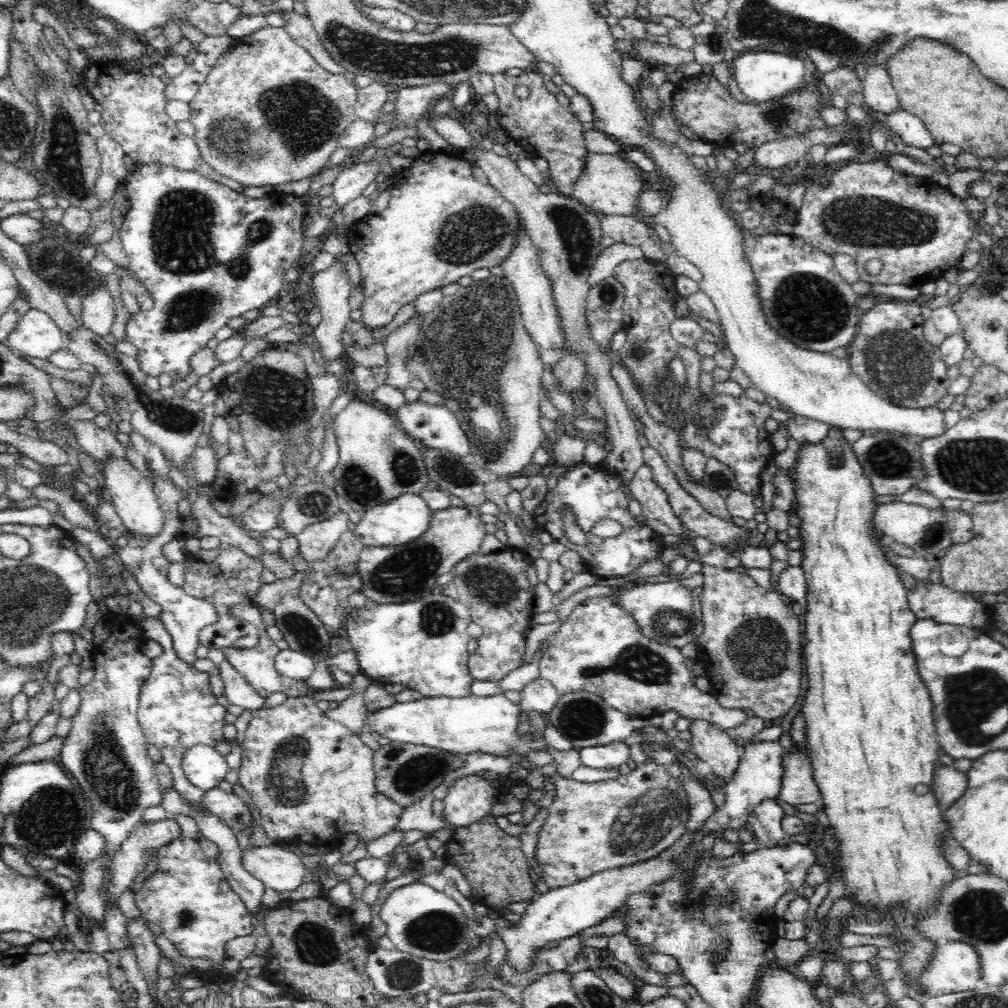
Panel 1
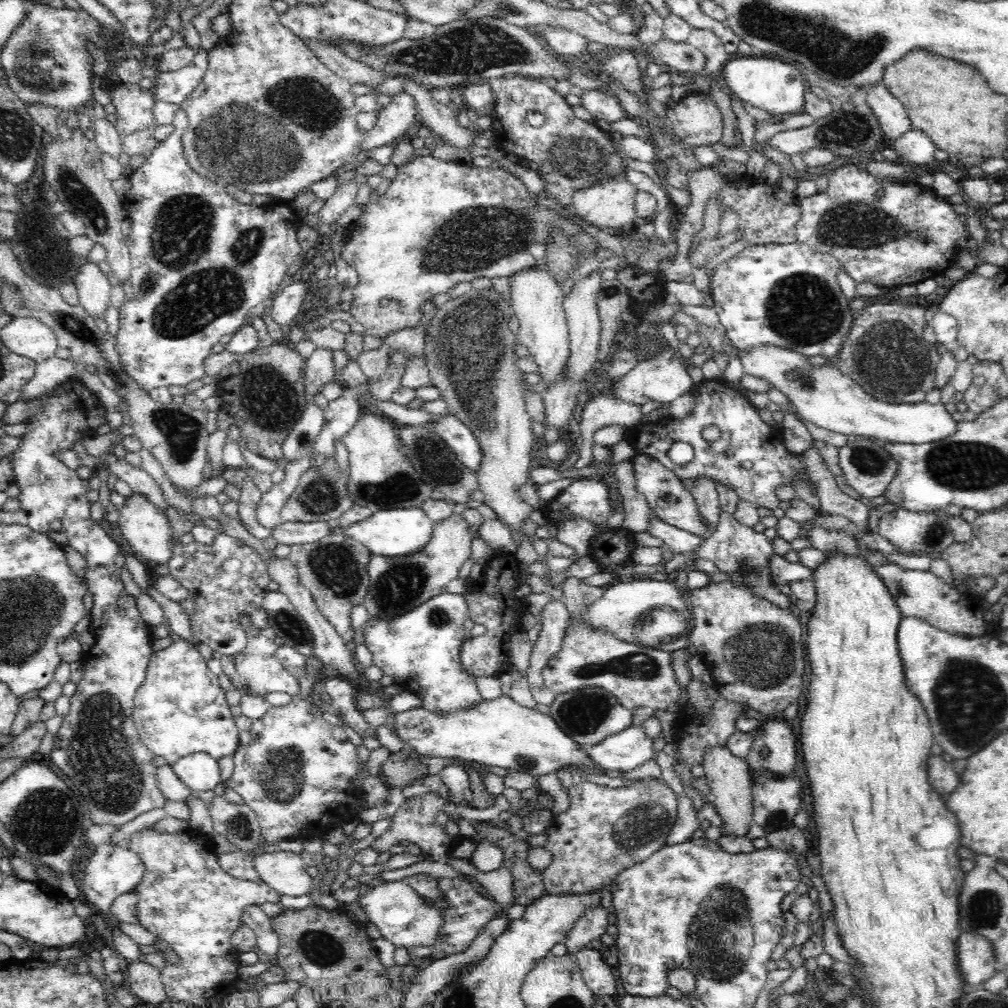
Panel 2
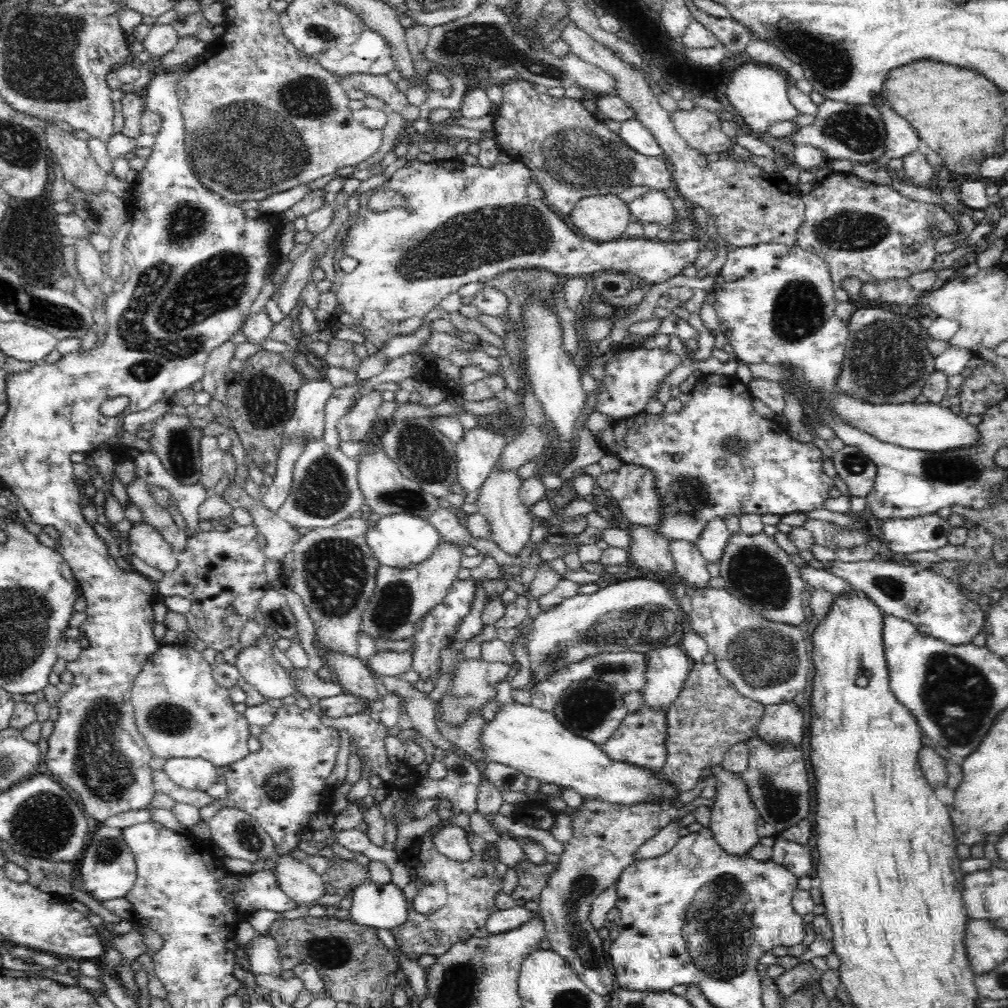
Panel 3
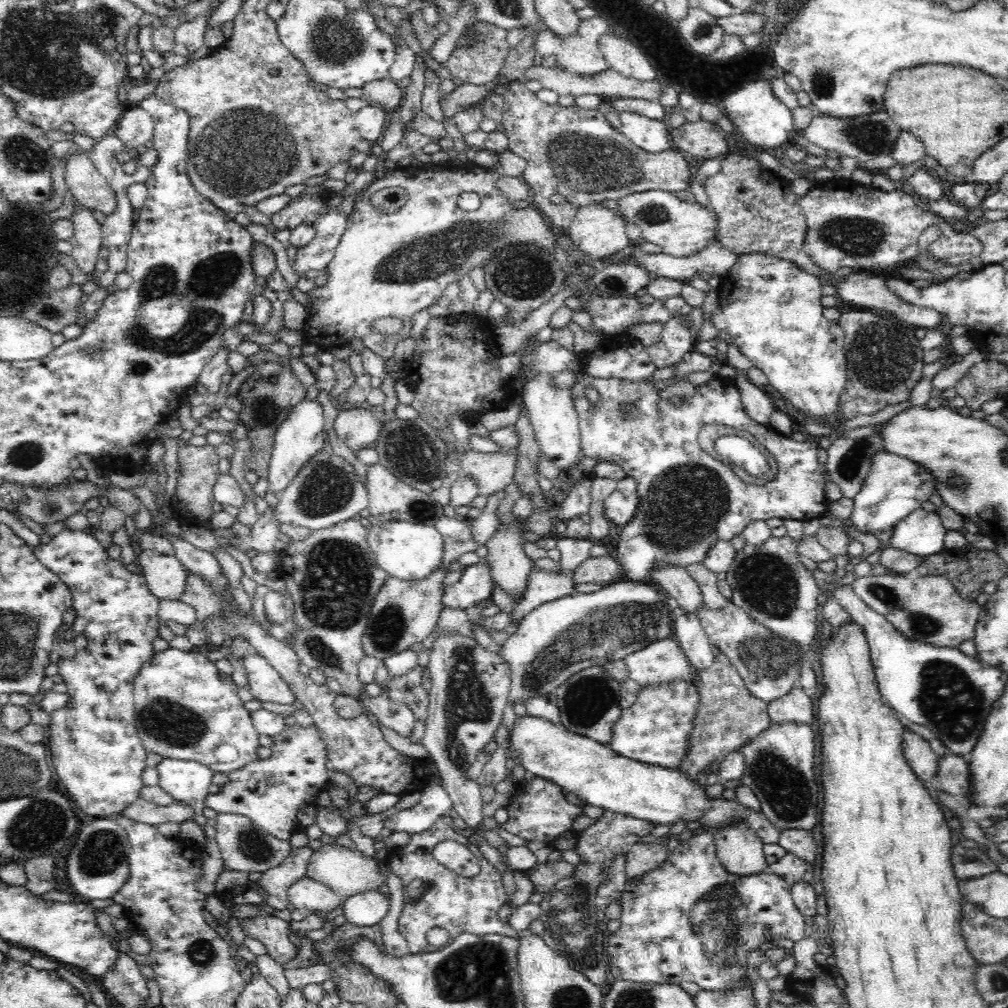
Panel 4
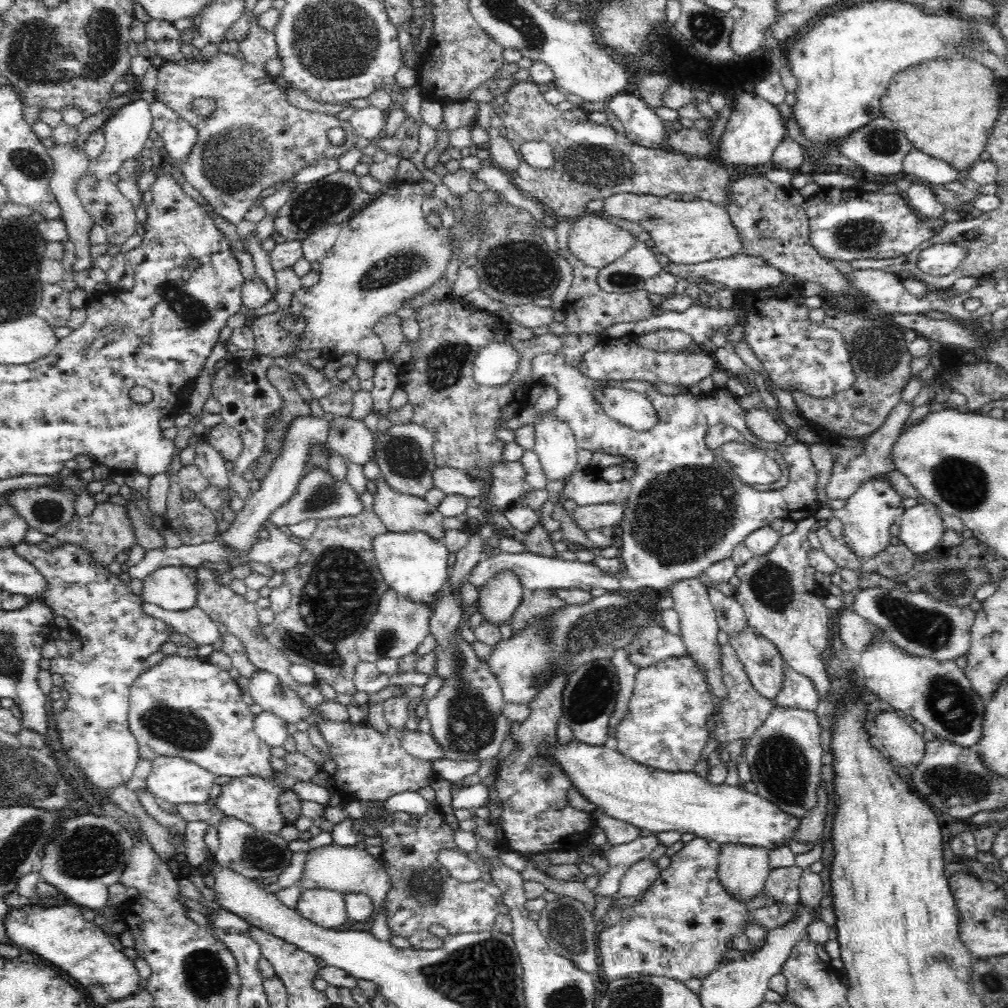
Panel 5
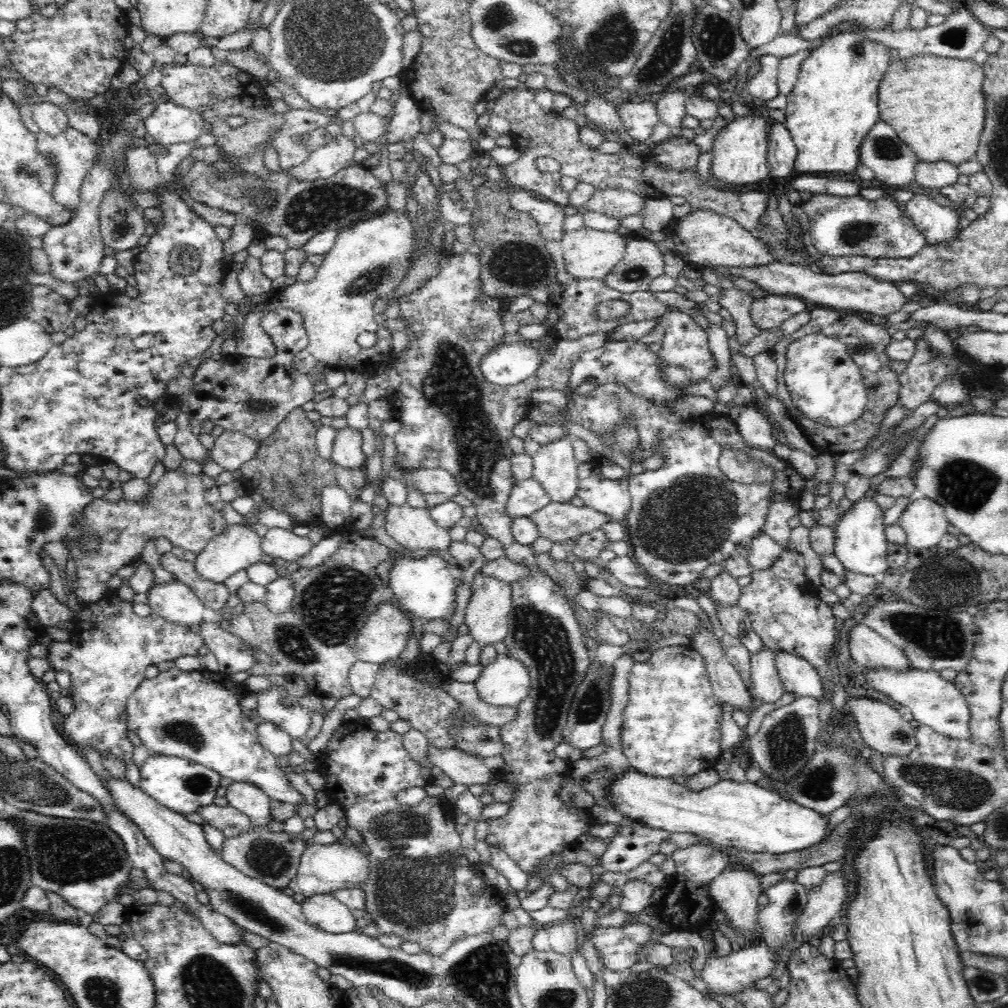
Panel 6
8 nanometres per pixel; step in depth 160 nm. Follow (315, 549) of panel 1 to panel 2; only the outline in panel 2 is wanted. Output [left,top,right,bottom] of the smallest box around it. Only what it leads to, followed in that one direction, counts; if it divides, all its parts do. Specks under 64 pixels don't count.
[271,522,334,546]

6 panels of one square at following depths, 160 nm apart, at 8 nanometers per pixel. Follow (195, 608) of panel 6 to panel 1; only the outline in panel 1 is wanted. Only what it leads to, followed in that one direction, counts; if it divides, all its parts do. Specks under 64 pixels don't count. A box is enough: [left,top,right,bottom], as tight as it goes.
[99,458,165,537]

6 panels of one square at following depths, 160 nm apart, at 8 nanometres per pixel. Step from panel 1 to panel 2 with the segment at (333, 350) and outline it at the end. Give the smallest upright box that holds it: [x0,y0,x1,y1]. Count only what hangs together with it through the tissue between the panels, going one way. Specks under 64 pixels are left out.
[303,347,337,404]

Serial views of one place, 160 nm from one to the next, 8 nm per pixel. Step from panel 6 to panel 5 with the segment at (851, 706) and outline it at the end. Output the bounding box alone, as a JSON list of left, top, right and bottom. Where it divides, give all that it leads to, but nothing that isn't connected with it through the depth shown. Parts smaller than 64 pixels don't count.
[870,712,925,768]

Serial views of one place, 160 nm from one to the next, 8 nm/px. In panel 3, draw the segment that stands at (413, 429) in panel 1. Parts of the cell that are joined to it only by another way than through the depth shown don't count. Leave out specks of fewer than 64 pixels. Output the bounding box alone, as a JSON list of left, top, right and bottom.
[455,426,509,492]

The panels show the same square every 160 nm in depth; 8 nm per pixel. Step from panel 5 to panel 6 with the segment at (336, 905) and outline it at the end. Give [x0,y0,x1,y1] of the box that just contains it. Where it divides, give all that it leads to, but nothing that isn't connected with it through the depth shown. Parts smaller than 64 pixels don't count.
[301,893,357,934]

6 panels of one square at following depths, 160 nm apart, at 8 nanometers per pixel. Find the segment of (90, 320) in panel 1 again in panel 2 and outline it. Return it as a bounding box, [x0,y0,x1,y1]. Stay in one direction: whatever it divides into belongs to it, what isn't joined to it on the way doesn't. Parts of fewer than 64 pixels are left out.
[73,261,113,318]

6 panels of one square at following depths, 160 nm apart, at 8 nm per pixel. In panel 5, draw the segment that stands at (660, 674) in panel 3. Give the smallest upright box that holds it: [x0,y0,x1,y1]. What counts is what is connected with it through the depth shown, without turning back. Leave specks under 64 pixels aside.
[625,621,687,669]

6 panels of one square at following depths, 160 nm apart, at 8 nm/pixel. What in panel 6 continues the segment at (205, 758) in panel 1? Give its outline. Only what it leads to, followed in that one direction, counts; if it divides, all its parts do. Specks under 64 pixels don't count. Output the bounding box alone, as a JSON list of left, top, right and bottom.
[139,753,221,815]

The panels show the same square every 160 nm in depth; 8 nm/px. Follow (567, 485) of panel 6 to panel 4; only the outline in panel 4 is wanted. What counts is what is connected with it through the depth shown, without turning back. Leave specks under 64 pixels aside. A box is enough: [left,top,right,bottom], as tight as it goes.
[522,373,581,473]

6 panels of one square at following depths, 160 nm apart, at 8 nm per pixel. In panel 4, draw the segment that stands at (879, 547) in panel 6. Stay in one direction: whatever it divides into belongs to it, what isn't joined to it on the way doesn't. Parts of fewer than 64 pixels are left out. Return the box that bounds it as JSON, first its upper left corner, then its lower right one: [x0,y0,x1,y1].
[850,449,936,534]

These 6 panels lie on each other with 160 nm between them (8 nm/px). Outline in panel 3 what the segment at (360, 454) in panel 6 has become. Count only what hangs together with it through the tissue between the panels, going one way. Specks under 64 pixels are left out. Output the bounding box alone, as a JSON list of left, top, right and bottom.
[336,391,383,442]

